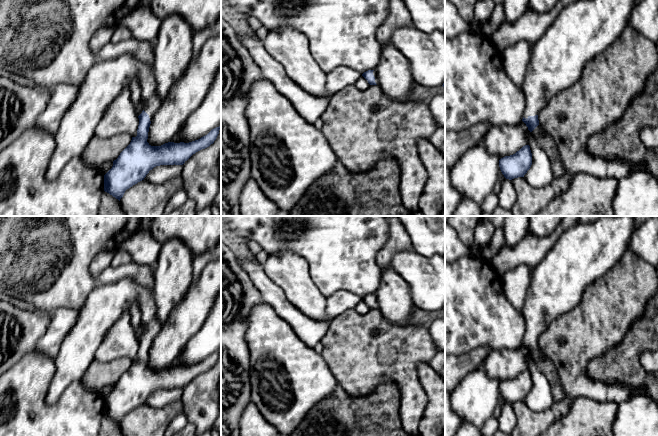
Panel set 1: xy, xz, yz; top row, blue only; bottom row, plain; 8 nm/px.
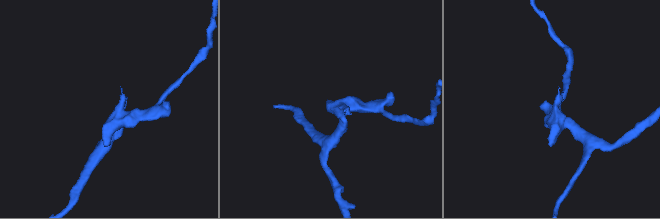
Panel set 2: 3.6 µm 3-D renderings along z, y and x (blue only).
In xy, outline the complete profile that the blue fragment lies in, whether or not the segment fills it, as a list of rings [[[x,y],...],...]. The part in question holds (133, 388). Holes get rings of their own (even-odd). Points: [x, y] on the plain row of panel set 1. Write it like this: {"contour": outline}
{"contour": [[[125,277],[119,279],[112,283],[97,284],[96,287],[88,295],[84,305],[80,310],[78,310],[78,317],[65,336],[63,343],[57,356],[54,358],[56,372],[53,379],[49,385],[48,392],[46,395],[46,403],[52,405],[58,401],[62,393],[74,382],[79,382],[82,380],[86,370],[90,364],[94,361],[94,355],[100,344],[104,340],[108,331],[113,327],[113,325],[120,319],[120,317],[130,310],[131,304],[138,301],[141,309],[141,323],[145,326],[145,332],[142,337],[138,340],[139,349],[137,353],[137,360],[132,361],[130,368],[120,377],[118,382],[113,385],[112,392],[104,399],[104,415],[115,421],[120,425],[123,421],[125,415],[137,408],[138,406],[144,404],[146,399],[156,390],[160,389],[183,389],[193,378],[196,376],[209,371],[216,364],[221,350],[212,353],[207,359],[201,361],[198,364],[189,367],[174,367],[168,366],[161,370],[151,370],[148,366],[148,356],[151,348],[151,344],[155,337],[160,332],[163,327],[156,316],[156,304],[153,299],[152,292],[139,284],[139,282],[133,278]]]}

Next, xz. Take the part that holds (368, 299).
{"contour": [[[368,294],[362,298],[362,300],[368,305],[370,309],[379,308],[377,298],[374,294]]]}

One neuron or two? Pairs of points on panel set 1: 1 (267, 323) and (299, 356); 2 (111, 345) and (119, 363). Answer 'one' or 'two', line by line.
1: one
2: two

